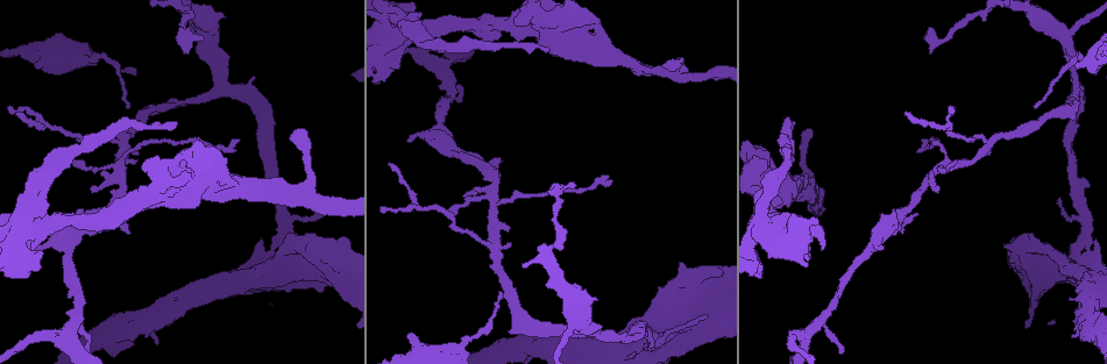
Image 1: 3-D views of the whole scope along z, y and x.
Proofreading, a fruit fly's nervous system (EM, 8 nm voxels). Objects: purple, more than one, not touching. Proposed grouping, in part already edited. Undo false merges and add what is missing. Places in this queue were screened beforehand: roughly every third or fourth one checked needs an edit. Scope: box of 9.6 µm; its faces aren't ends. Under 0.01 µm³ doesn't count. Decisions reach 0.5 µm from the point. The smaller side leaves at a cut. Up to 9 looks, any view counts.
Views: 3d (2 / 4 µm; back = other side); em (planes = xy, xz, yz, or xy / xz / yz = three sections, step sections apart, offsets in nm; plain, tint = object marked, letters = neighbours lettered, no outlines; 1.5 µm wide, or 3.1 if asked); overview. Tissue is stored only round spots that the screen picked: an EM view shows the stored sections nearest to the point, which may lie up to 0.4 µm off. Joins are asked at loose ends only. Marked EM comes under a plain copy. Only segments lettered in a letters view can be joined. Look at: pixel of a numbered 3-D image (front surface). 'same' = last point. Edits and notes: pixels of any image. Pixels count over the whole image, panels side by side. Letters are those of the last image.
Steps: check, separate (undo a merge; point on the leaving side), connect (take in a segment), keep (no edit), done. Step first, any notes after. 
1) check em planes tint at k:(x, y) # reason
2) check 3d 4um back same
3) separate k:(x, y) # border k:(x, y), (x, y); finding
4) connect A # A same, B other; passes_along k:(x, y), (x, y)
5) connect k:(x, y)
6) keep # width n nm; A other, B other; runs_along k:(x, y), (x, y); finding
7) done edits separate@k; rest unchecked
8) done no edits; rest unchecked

check 3d 4um at 1:(175, 124) # long arm stops here

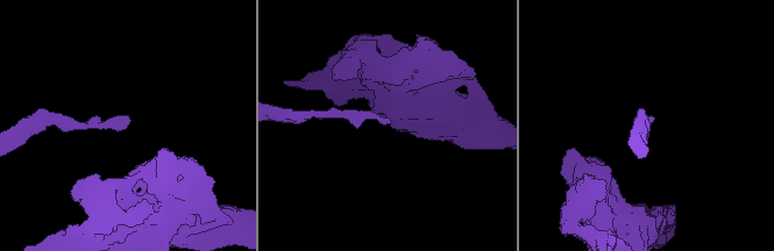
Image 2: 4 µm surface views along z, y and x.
check em 3.1um planes letters at 2:(128, 115)

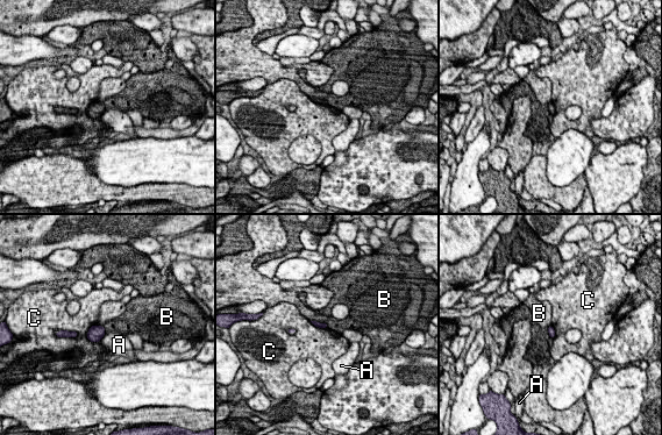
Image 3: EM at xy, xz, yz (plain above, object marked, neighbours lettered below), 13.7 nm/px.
keep # A other, B other, C other; border 3:(311, 320), (325, 322), (328, 327); none of them fits

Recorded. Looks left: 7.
check 3d 4um at 1:(202, 37) # an open end

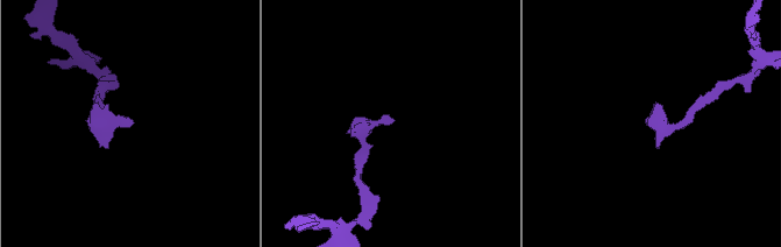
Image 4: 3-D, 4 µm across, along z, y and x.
check em planes letters at 4:(132, 120) # now the EM

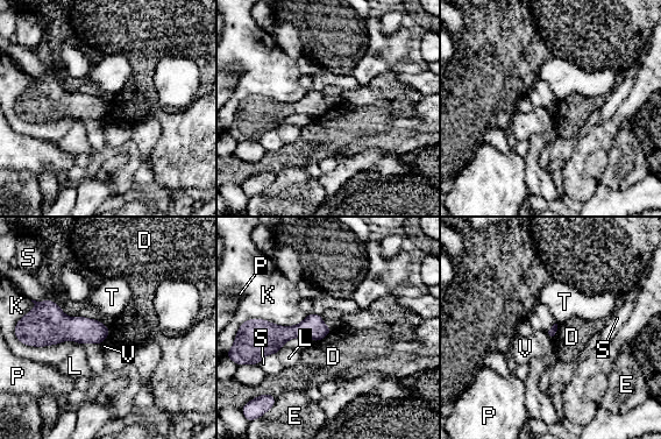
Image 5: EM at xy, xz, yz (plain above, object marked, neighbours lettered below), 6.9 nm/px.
keep # D other, E other, K other, L other, P other, S other, T other, V other; border 5:(332, 331), (317, 341); no lettered segment goes on from it

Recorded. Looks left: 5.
check 3d 4um at 1:(18, 114) # tapers out

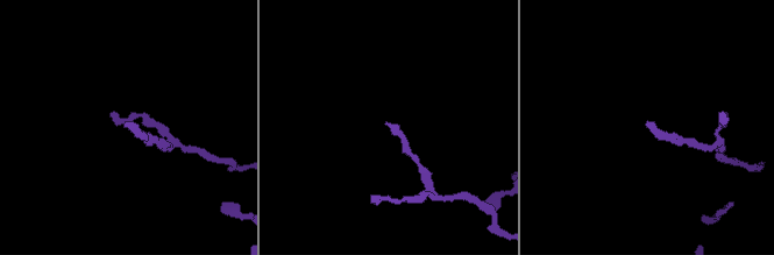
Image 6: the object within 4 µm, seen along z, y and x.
check em planes letters at 6:(125, 127)

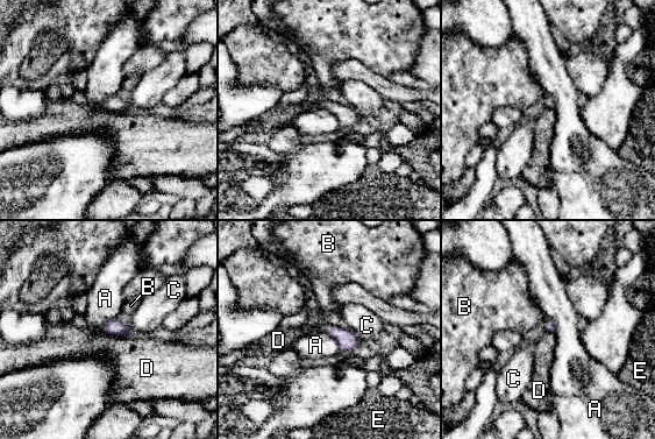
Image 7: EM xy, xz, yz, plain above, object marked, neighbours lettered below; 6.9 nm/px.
keep # A other, B other, C other, D other, E other; border 7:(104, 331), (111, 334), (133, 334); no lettered segment goes on from it

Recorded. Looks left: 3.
check em planes letters at 1:(65, 330) # three-way junction

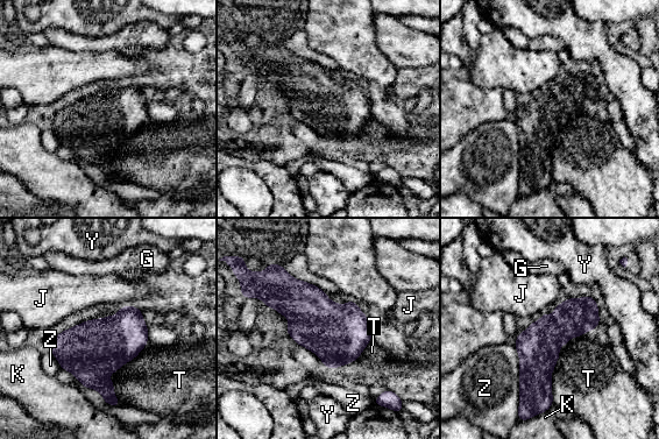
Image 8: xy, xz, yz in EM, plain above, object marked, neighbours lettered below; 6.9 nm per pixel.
keep # longest_contact T 480 nm; G other, J other, K other, T other, Y other, Z other; runs_along 8:(588, 299), (541, 346), (547, 399); continuous, no second neuron

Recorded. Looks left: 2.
done no edits; rest unchecked

